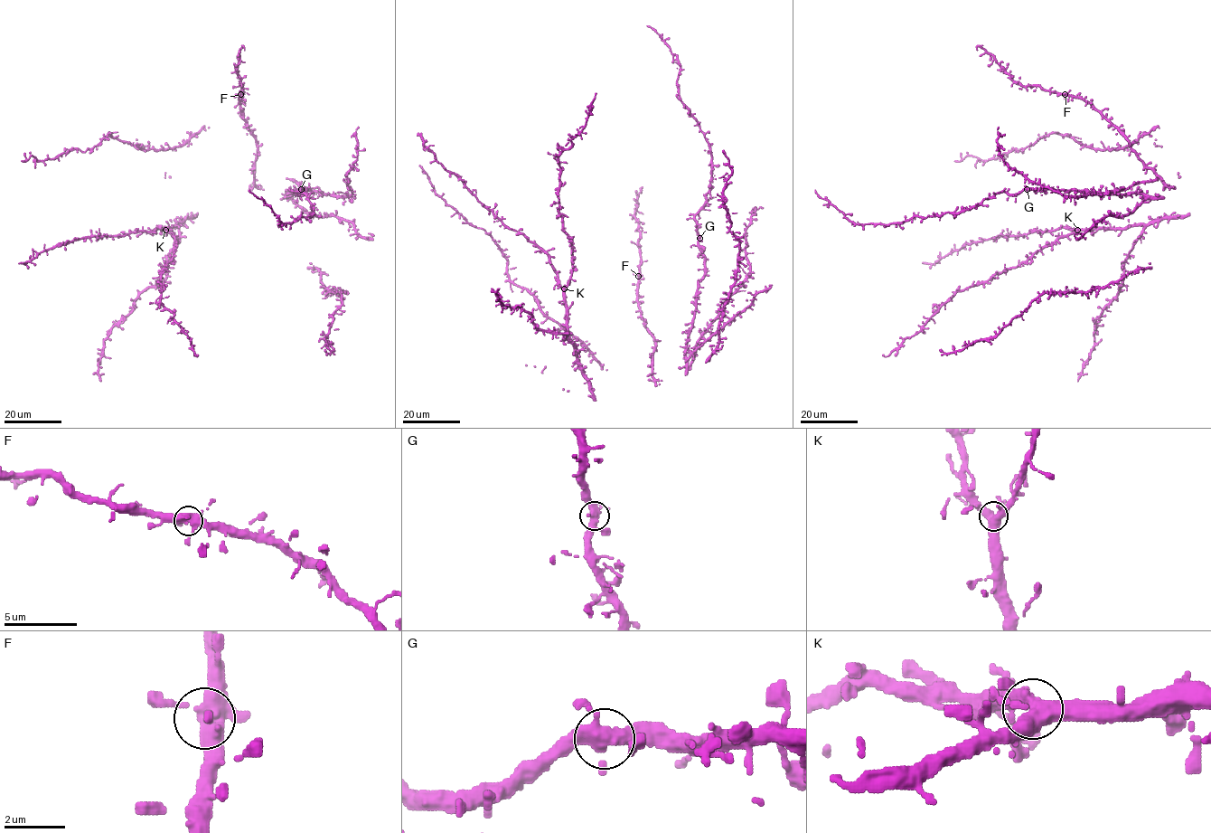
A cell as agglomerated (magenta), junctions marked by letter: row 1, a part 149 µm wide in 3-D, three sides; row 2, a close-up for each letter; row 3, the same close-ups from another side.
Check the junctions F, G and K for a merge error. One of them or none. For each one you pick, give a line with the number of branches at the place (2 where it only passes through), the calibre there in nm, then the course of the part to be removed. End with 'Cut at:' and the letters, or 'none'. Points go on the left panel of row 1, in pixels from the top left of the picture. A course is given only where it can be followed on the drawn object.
Cut at: none

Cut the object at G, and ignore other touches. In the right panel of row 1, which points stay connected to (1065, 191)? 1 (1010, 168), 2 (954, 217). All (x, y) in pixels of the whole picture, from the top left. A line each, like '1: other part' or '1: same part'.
1: same part
2: other part

